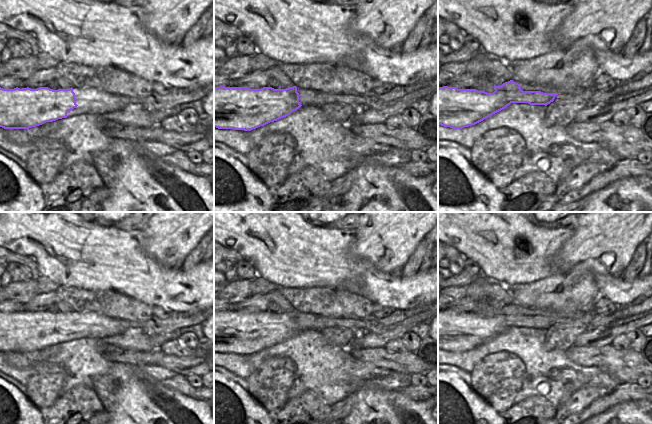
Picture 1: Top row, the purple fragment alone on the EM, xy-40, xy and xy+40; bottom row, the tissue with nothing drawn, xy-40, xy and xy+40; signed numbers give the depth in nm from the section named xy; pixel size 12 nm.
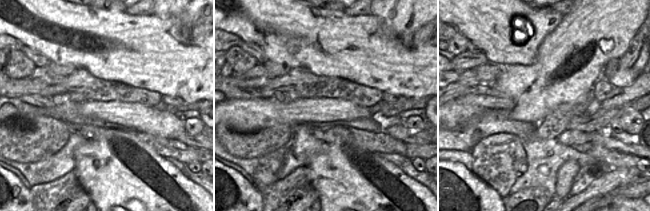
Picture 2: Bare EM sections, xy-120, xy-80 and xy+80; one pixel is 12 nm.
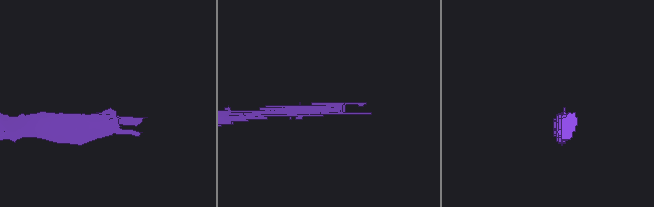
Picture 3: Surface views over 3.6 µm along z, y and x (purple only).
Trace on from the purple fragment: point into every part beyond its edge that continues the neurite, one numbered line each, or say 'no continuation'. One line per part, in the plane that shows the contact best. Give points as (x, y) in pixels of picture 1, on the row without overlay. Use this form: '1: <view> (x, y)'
1: xy-40 (90, 325)

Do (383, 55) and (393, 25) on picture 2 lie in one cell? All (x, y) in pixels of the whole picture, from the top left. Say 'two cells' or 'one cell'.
two cells

